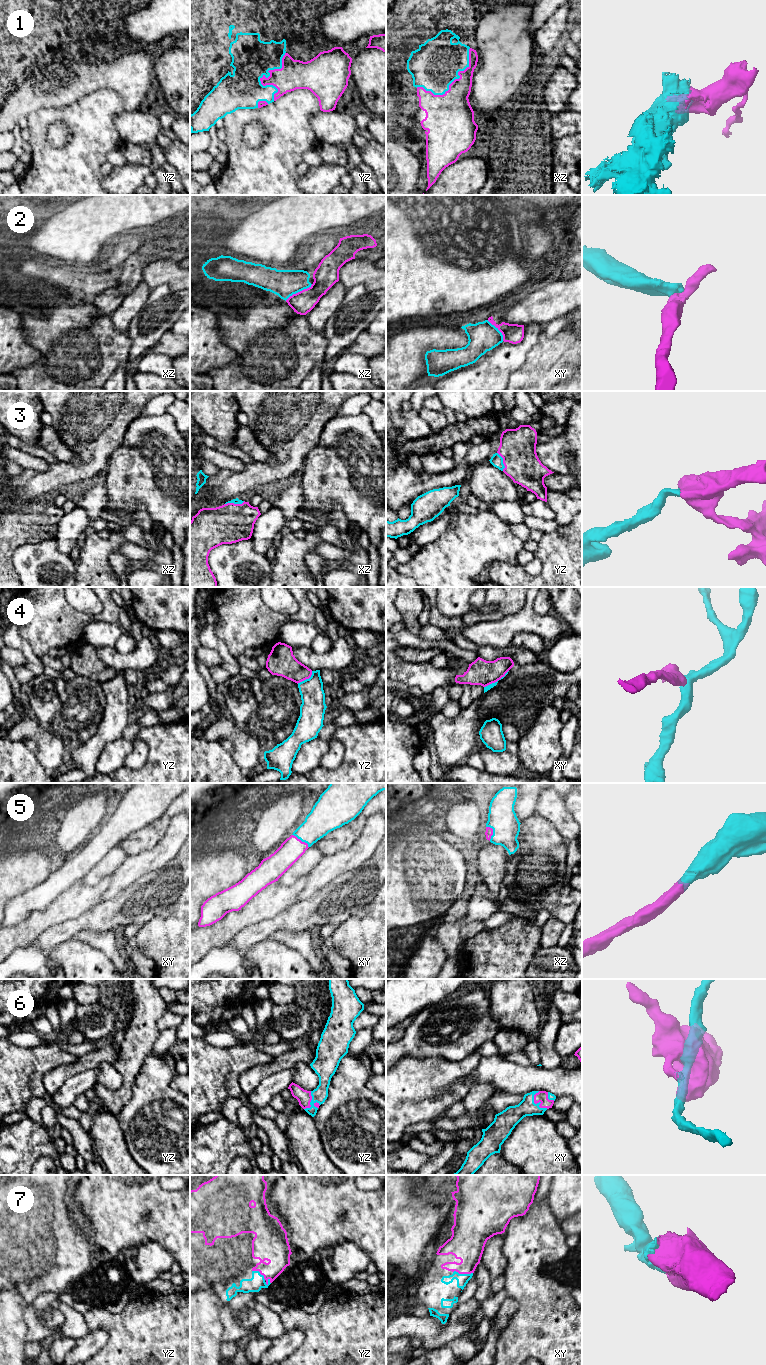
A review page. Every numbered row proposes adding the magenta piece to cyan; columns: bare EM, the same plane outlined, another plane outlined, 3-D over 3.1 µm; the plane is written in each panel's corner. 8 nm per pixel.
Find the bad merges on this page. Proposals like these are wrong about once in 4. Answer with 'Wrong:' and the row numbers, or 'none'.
Wrong: 2, 4

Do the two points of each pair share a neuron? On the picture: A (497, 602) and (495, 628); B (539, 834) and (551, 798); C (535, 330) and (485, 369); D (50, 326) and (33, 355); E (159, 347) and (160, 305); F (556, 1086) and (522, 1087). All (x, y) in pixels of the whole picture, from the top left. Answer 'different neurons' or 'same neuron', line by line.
A: different neurons
B: different neurons
C: same neuron
D: different neurons
E: different neurons
F: same neuron

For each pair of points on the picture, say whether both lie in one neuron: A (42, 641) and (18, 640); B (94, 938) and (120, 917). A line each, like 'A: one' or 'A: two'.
A: two
B: two

